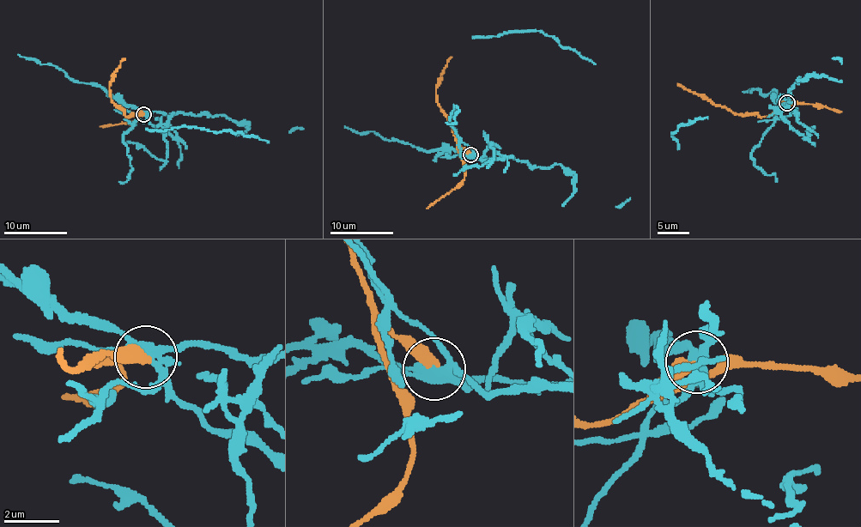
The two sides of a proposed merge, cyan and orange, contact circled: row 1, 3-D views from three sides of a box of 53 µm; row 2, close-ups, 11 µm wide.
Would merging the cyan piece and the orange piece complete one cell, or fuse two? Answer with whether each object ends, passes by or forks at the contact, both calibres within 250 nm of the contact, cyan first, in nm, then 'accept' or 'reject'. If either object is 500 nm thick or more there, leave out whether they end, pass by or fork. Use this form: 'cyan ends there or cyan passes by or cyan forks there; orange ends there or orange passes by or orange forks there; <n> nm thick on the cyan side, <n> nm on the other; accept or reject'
cyan forks there; orange ends there; 320 nm thick on the cyan side, 400 nm on the other; reject

